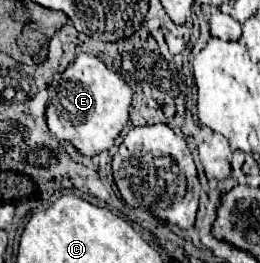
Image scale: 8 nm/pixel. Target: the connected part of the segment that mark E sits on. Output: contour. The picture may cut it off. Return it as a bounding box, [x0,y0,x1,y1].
[46,55,132,157]

